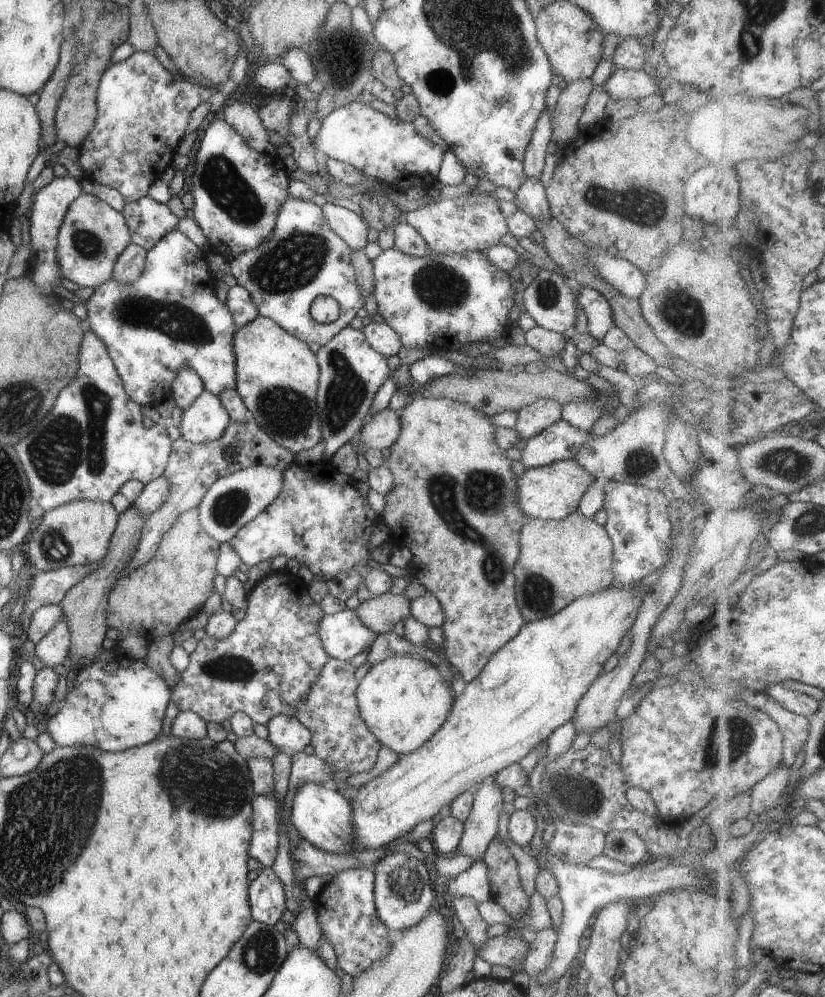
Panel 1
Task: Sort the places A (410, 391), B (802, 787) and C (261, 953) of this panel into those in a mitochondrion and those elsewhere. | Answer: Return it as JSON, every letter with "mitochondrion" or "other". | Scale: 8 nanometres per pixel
{"A":"other","B":"other","C":"mitochondrion"}

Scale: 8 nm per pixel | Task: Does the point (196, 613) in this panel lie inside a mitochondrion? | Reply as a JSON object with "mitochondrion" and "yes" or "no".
{"mitochondrion":"no"}

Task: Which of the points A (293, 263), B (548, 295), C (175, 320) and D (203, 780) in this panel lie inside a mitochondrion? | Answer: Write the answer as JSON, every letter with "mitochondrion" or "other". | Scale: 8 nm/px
{"A":"mitochondrion","B":"mitochondrion","C":"mitochondrion","D":"mitochondrion"}

